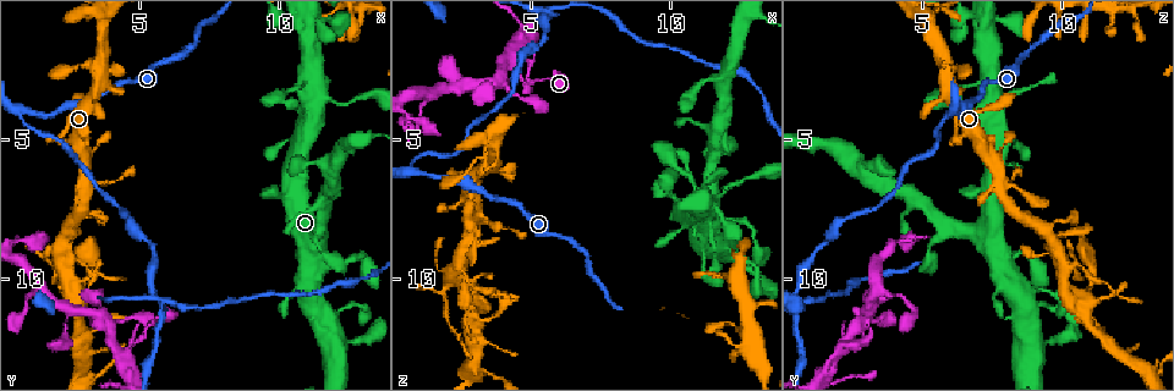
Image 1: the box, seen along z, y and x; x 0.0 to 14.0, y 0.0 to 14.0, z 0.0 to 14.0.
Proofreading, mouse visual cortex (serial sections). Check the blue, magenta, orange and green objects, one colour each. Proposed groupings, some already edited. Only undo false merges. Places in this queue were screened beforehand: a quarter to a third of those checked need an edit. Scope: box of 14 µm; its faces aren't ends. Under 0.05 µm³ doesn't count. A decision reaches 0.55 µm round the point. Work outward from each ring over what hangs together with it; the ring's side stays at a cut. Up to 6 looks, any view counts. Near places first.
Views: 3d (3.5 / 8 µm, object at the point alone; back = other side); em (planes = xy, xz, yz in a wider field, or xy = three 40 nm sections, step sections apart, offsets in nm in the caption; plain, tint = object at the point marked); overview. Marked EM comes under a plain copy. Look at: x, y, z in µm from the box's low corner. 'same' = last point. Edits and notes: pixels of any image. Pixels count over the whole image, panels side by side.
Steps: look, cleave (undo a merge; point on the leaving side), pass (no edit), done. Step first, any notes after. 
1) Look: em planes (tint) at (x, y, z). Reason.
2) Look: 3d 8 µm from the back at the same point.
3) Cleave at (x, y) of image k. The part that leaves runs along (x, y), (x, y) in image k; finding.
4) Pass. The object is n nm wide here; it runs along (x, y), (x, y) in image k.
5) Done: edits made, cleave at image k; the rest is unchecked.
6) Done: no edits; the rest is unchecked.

Look: 3d 3.5 µm at (2.1, 9.6, 10.0). Arms run side by side.

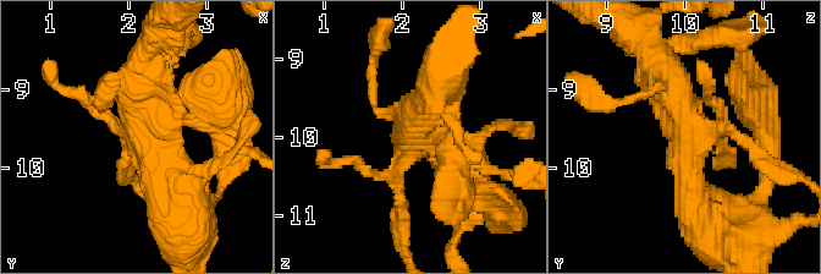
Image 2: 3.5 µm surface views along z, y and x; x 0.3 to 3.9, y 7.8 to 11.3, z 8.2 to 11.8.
Look: em xy step 2 (tint) at (2.10, 9.50, 10.05).

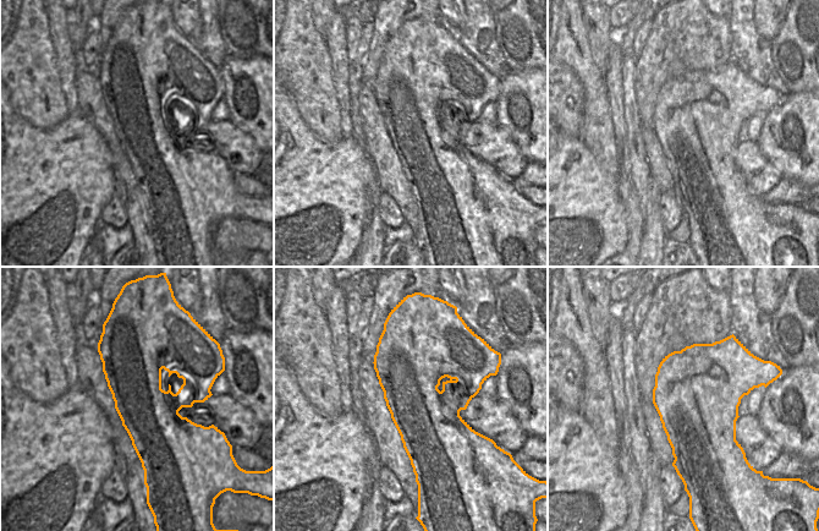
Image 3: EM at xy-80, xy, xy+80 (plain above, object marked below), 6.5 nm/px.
Look: em xy step 3 (tint) at the same point.

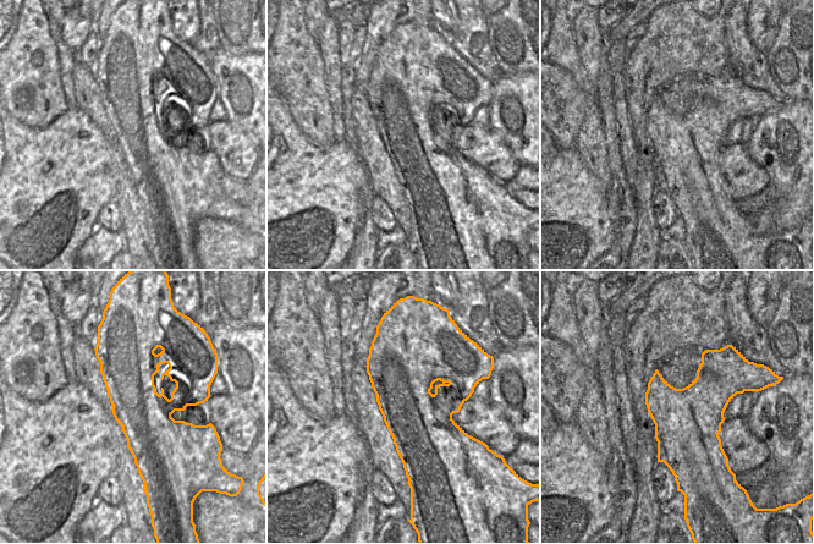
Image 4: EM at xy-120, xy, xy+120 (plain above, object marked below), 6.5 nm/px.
Cleave at (400, 226) of image 2. The part that leaves runs along (398, 195), (406, 255) in image 2; two cells meet here.

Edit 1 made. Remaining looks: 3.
Look: 3d 3.5 µm at (4.3, 12.5, 2.5). Three-way junction.

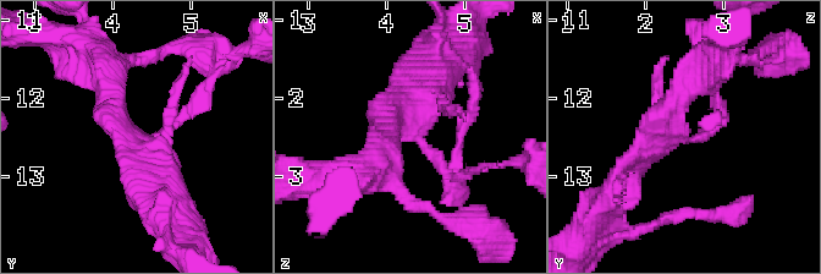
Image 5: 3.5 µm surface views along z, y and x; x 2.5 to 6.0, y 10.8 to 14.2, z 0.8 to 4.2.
Look: em xy step 2 (tint) at (4.30, 12.45, 2.45).

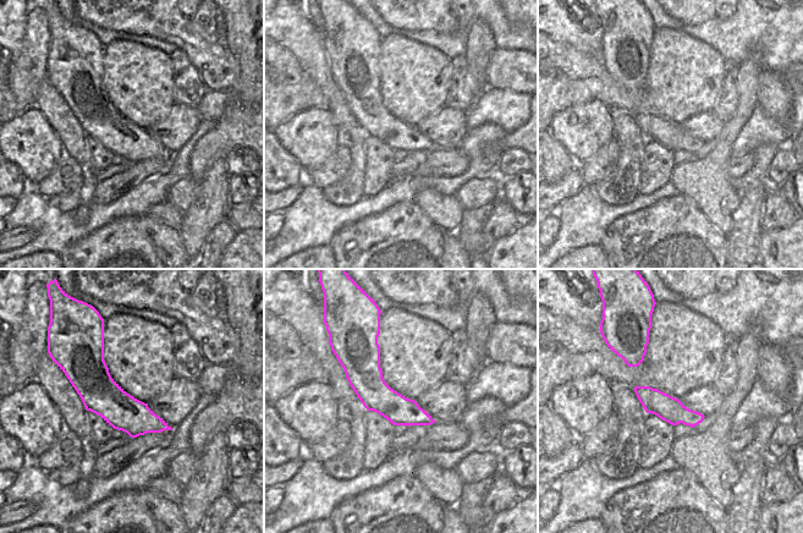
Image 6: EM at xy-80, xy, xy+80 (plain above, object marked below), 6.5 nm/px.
Pass. It runs along (93, 334), (93, 375), (165, 427) in image 6; one cell here.

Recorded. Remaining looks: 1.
Done: edits made, cleave at image 2; the rest is unchecked.

